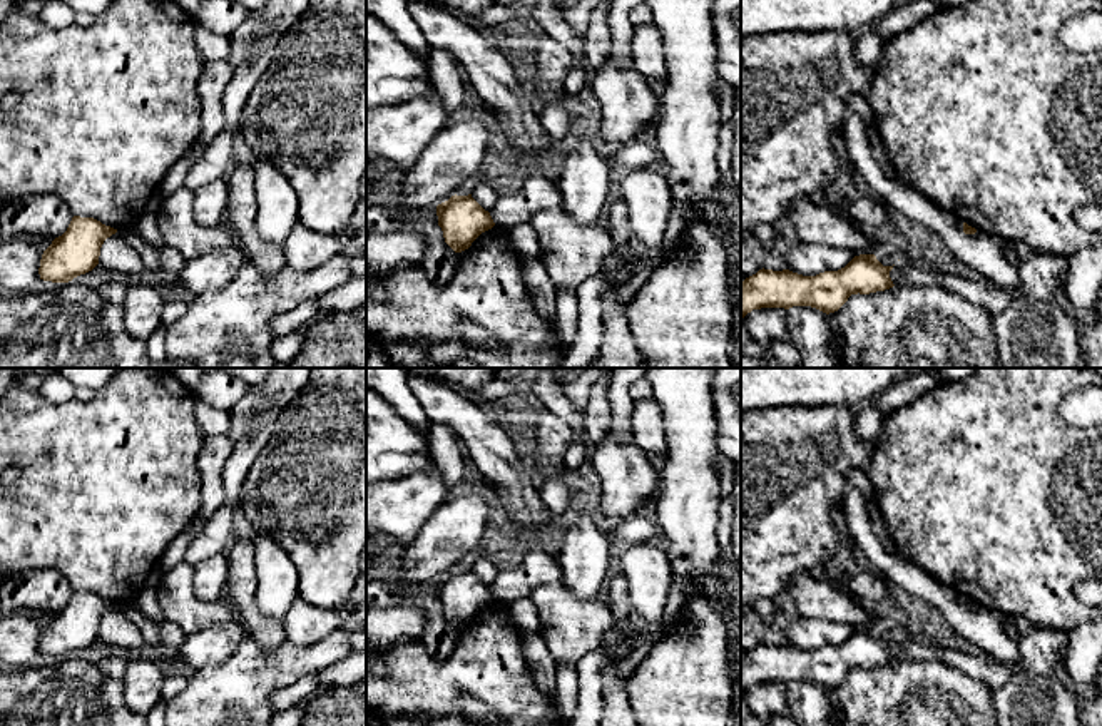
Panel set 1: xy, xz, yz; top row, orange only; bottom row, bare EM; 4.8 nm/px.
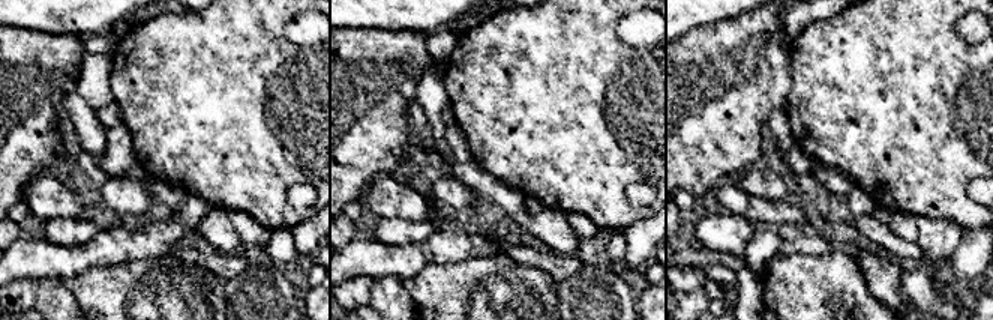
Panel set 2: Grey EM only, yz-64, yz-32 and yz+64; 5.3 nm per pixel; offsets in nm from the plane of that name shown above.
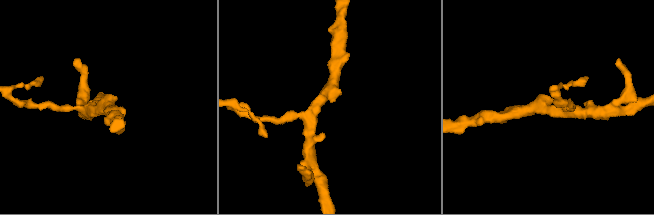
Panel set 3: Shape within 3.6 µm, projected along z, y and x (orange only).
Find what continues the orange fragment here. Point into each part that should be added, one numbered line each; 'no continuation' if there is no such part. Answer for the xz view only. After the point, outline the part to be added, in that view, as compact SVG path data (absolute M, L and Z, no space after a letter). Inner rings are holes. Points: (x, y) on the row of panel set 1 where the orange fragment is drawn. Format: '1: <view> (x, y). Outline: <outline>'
no continuation

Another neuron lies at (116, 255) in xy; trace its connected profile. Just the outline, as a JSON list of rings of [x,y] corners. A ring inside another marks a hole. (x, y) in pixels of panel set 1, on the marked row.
[[[120,231],[104,241],[99,264],[117,273],[139,273],[144,269],[140,256],[127,244],[125,234]]]

